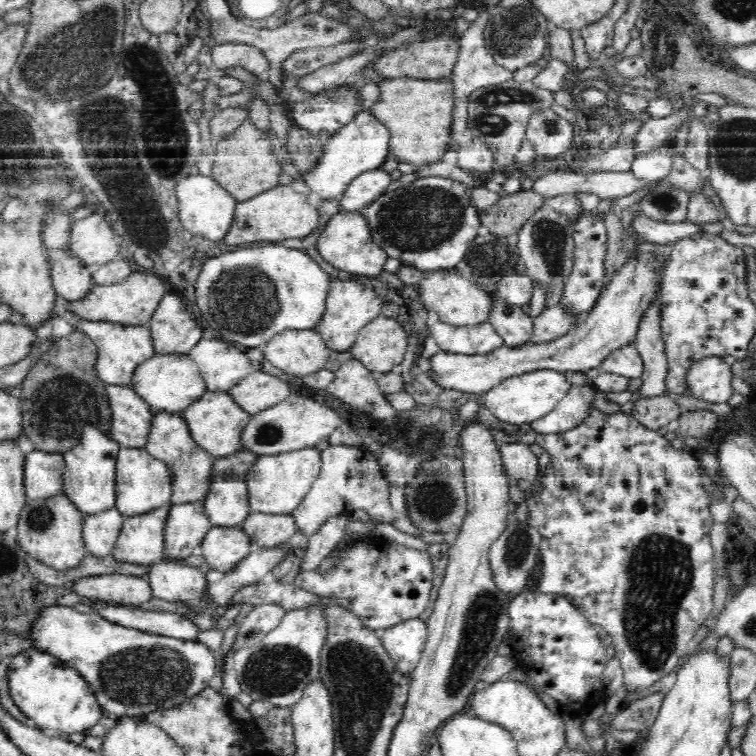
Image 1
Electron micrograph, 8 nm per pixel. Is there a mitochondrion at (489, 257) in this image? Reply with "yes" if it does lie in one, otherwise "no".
yes

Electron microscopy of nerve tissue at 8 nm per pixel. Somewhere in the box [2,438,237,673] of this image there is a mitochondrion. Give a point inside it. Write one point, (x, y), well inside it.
(40, 519)

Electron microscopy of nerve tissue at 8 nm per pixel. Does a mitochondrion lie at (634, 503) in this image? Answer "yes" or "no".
no

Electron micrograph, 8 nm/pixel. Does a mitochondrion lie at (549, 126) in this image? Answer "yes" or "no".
yes

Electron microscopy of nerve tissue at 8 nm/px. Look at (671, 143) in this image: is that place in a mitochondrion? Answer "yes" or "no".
no

